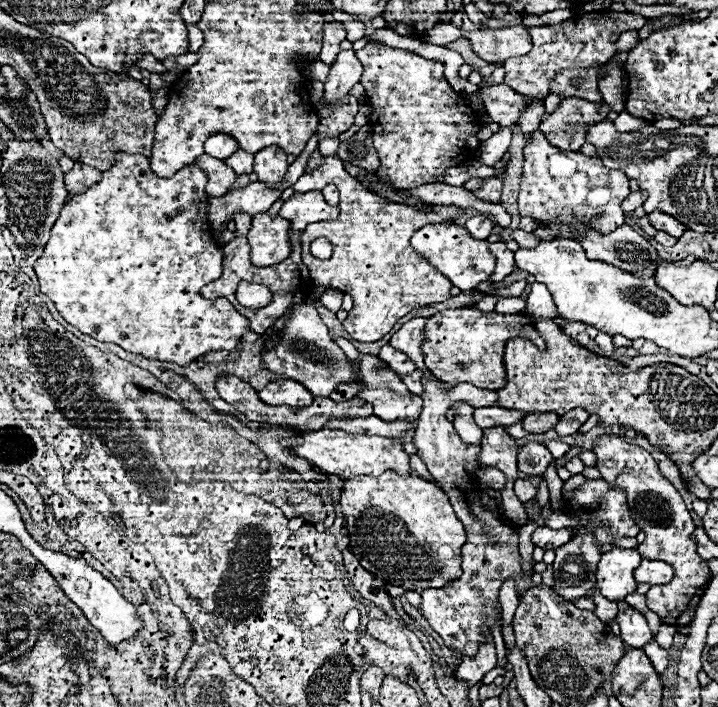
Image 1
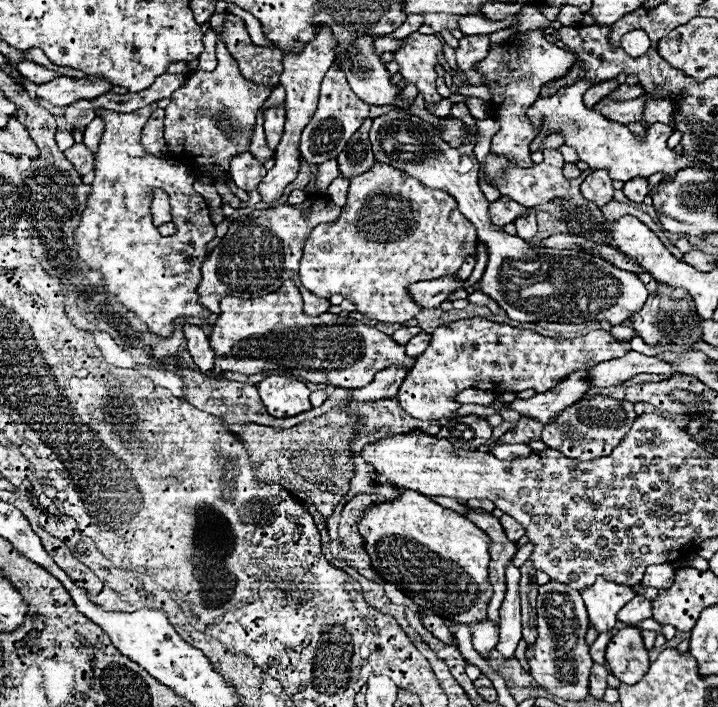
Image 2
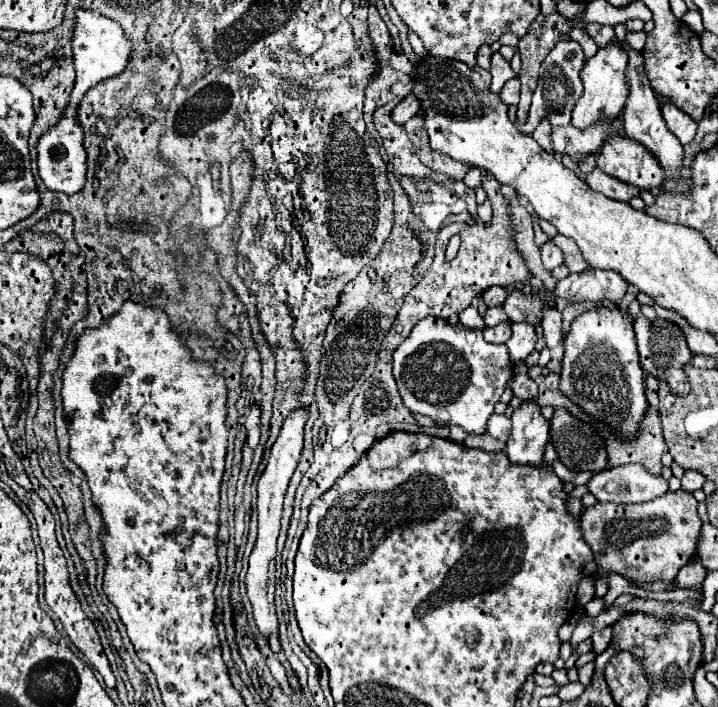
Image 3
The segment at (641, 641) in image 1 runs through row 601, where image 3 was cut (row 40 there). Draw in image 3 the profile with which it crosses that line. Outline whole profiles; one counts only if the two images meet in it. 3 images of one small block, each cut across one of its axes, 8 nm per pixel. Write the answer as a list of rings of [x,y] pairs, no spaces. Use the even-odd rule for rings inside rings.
[[[617,24],[614,26],[614,31],[618,41],[622,42],[622,46],[630,52],[630,66],[628,66],[628,82],[630,82],[630,96],[628,96],[628,102],[622,110],[622,118],[624,118],[624,126],[626,126],[626,136],[630,140],[636,140],[638,144],[646,146],[650,150],[650,154],[658,160],[660,168],[664,170],[666,178],[678,182],[680,180],[680,172],[682,172],[682,162],[684,162],[684,150],[682,150],[682,144],[680,140],[668,130],[664,118],[662,118],[662,112],[660,112],[660,106],[658,106],[658,100],[648,84],[648,78],[644,74],[644,64],[642,64],[642,52],[636,52],[632,50],[625,42],[626,32],[624,31],[624,24]]]

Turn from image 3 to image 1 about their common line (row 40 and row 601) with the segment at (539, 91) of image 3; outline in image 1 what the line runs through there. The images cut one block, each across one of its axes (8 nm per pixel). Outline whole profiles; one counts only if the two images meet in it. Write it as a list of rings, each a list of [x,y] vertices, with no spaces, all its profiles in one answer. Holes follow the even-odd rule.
[[[584,534],[556,550],[554,586],[552,592],[564,602],[574,602],[594,588],[594,574],[602,552],[598,550],[592,534]]]

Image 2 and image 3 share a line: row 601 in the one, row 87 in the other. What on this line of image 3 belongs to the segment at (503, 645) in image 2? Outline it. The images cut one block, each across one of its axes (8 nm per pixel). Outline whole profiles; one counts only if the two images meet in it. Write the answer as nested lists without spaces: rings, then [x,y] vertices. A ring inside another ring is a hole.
[[[512,78],[508,84],[504,84],[504,92],[500,92],[502,100],[506,104],[518,104],[520,98],[520,82],[516,78]]]

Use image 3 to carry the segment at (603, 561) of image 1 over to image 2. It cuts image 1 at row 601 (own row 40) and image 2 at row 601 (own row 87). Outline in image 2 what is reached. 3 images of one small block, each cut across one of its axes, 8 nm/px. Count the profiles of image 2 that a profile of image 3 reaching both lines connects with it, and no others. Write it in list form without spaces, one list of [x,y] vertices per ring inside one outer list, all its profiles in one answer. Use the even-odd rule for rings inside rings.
[[[604,576],[596,578],[596,582],[582,590],[584,604],[588,608],[590,624],[598,632],[610,632],[616,624],[618,610],[634,598],[634,590],[626,584],[618,584],[612,580],[606,580]]]

